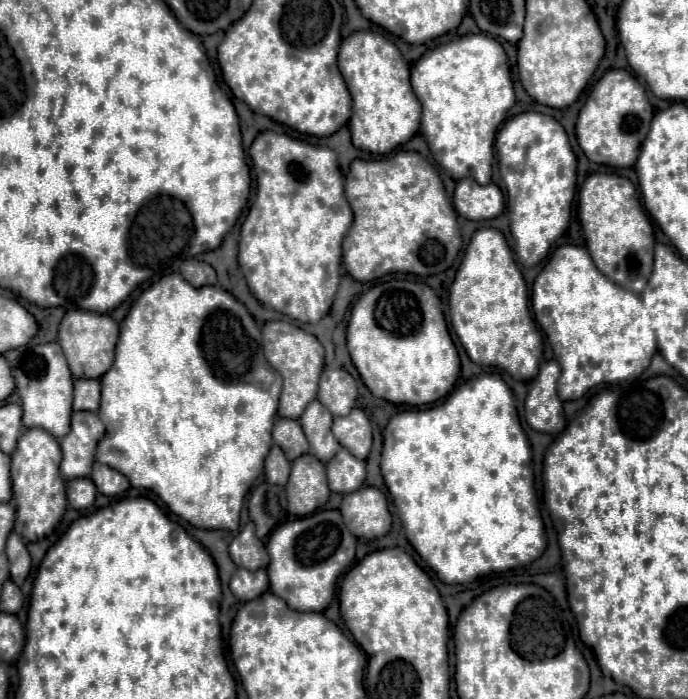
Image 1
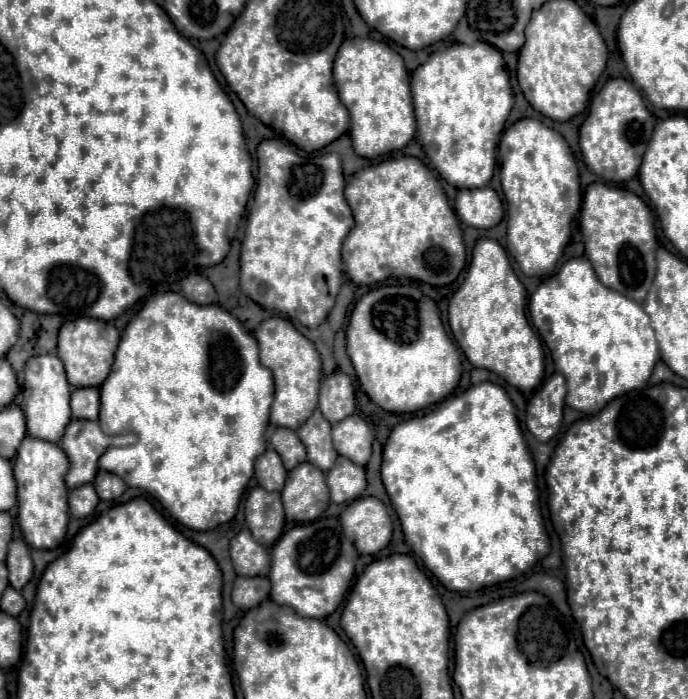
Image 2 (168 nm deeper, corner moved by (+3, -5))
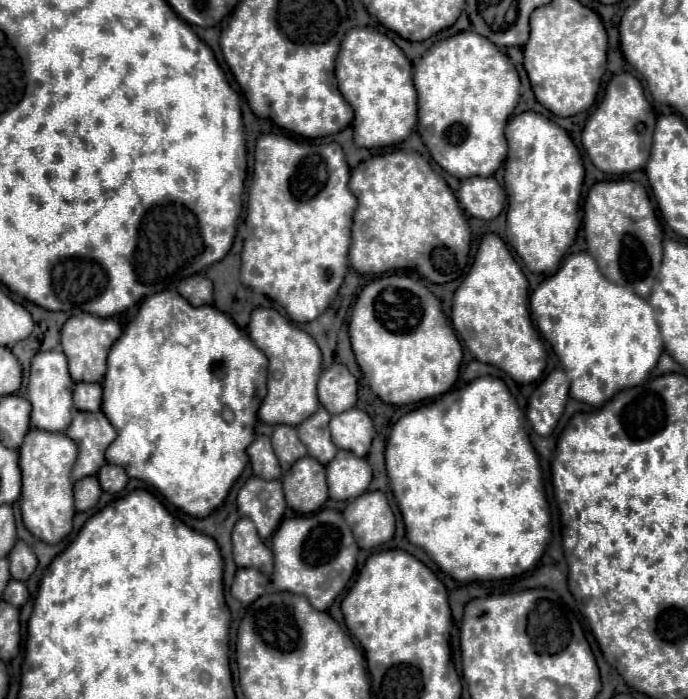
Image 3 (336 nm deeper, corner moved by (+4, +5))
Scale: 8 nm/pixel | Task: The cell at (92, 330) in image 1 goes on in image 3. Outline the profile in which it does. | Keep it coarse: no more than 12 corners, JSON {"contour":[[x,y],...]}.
{"contour":[[78,312],[60,330],[74,382],[102,382],[122,326]]}

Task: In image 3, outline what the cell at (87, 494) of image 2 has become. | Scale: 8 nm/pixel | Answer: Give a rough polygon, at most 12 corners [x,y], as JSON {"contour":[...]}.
{"contour":[[96,476],[74,484],[76,510],[90,510],[102,494]]}

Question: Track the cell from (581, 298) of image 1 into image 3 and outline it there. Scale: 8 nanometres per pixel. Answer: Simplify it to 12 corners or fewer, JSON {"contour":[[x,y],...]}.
{"contour":[[570,254],[530,312],[602,406],[664,350],[652,306]]}

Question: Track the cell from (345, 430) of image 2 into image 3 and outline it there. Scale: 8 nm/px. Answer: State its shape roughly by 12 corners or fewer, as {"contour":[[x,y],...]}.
{"contour":[[364,410],[332,416],[334,444],[366,456],[374,424]]}

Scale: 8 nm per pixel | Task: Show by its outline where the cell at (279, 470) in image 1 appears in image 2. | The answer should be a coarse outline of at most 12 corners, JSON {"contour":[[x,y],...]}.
{"contour":[[269,448],[255,460],[259,486],[281,492],[287,472]]}

